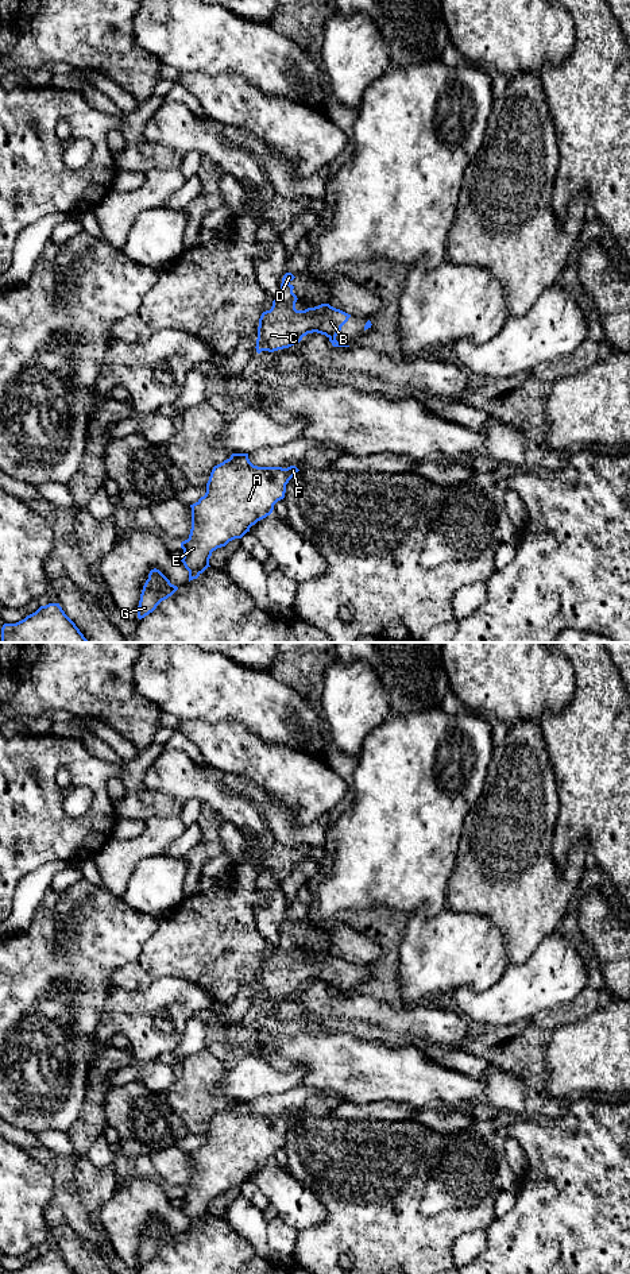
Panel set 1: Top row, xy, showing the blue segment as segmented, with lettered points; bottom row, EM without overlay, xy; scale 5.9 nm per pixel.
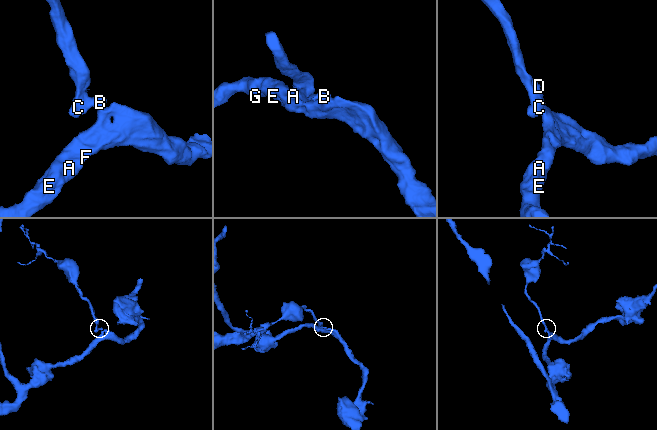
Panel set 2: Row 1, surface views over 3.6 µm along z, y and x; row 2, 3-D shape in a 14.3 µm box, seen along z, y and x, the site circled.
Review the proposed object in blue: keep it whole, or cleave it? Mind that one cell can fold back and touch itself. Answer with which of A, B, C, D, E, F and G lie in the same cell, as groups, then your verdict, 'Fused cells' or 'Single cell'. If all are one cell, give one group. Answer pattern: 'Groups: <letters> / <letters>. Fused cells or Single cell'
Groups: A B C D E F G. Single cell

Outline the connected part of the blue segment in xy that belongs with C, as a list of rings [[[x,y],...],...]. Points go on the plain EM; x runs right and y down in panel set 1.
[[[291,920],[283,923],[279,943],[273,949],[271,957],[262,961],[256,1000],[289,996],[313,980],[325,982],[333,995],[349,995],[339,991],[336,984],[351,962],[329,951],[297,958],[295,950],[298,946],[293,941],[294,934],[290,931],[294,926]]]

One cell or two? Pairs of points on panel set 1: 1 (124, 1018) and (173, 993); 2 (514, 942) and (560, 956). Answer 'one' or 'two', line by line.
1: one
2: two

